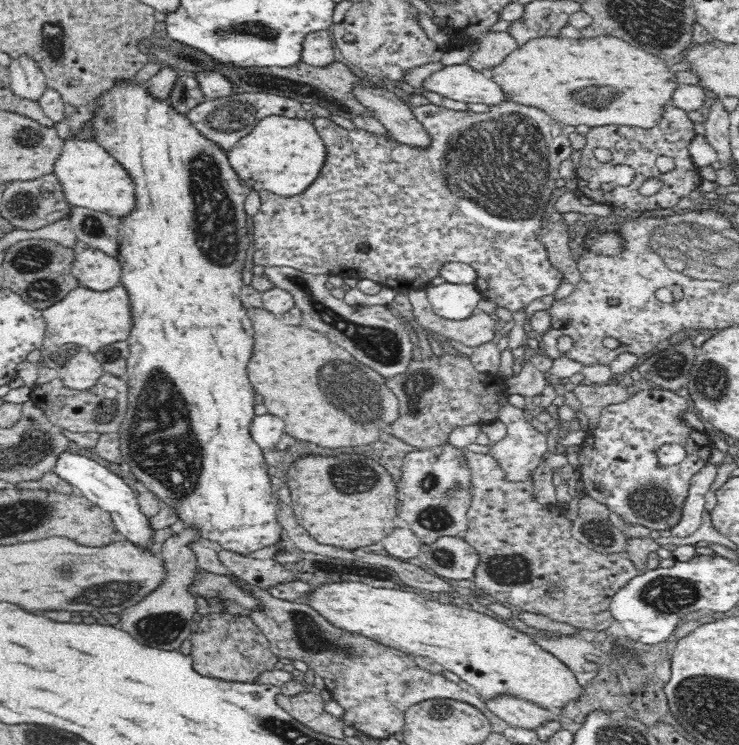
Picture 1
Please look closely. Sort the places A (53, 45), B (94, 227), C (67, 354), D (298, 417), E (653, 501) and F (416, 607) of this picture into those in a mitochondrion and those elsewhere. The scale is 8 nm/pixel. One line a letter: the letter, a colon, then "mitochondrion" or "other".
A: mitochondrion
B: mitochondrion
C: other
D: other
E: mitochondrion
F: other

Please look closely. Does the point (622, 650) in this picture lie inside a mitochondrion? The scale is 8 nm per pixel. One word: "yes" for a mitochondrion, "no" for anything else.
no

